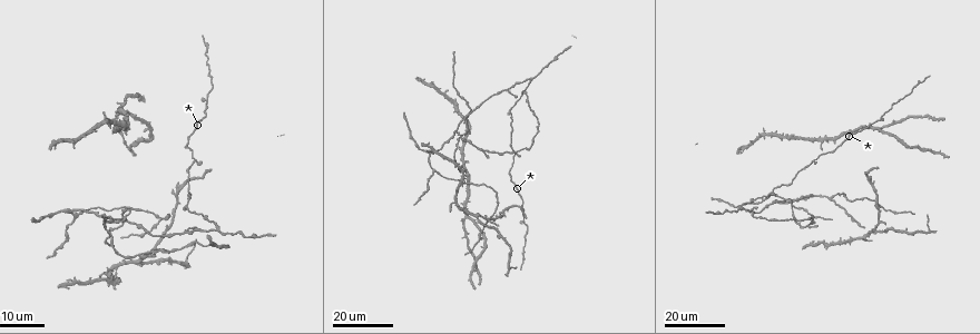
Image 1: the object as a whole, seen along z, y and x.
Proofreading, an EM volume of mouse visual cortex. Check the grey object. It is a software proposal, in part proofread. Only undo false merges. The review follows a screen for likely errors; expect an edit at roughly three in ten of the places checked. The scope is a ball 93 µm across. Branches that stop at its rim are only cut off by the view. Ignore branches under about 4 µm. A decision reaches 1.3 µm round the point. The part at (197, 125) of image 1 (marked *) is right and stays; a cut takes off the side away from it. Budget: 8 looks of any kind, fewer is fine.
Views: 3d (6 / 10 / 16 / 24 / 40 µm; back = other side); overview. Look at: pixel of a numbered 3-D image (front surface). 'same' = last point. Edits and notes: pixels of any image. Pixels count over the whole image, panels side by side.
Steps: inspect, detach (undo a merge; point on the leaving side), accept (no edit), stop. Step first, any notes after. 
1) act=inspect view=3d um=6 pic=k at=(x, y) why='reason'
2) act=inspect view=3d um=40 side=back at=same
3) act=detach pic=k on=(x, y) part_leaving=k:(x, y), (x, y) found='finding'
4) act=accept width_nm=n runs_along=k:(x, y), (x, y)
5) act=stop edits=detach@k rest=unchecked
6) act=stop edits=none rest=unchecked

act=inspect view=3d um=24 pic=1 at=(522, 222) why='four-way junction'

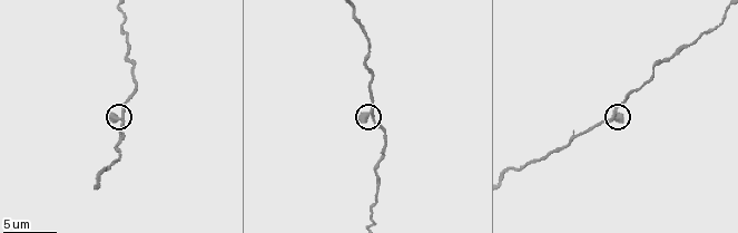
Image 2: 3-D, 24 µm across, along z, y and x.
act=inspect view=3d um=10 pic=2 at=(368, 116)

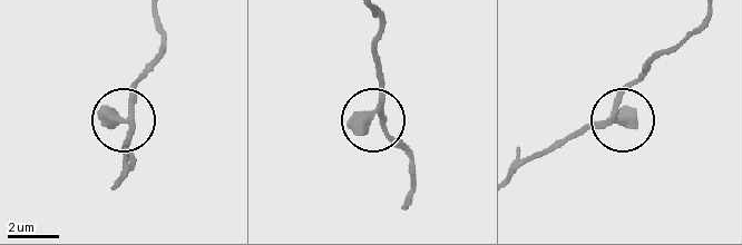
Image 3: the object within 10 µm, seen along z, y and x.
act=accept arms=4 runs_along=3:(374, 13), (381, 97), (374, 114), (411, 153) found='all the same neuron'

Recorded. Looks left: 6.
act=inspect view=3d um=24 pic=1 at=(869, 181) why='four arms meet'

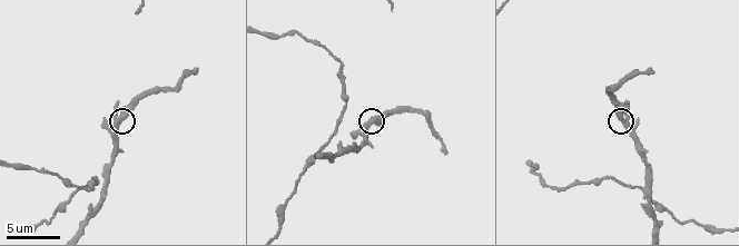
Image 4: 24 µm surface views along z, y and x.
act=inspect view=3d um=6 pic=4 at=(379, 118)

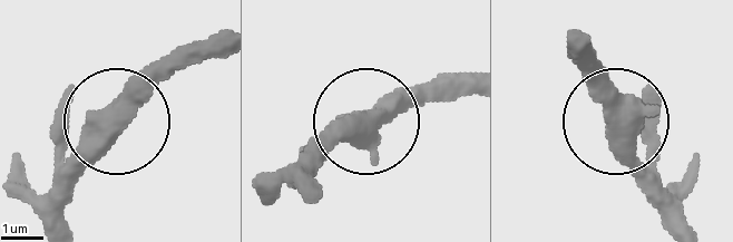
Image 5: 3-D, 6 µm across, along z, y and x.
act=accept width_nm=430 found='continuous, no second neuron'

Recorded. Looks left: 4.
act=inspect view=3d um=16 pic=1 at=(74, 141)

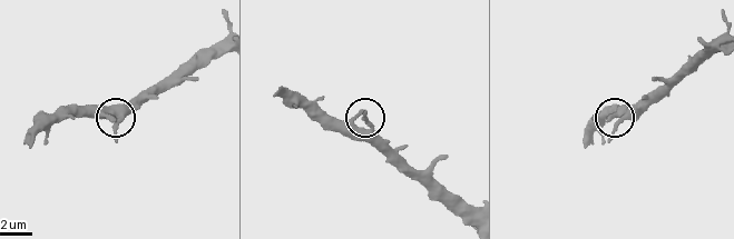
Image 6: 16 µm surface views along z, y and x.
act=inspect view=3d um=10 pic=6 at=(617, 121)

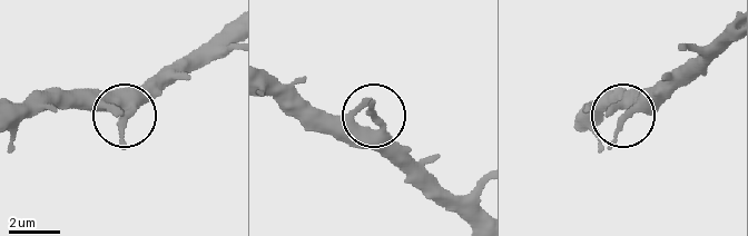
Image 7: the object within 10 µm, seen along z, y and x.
act=accept width_nm=280 found='one neuron here'

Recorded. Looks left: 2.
act=inspect view=3d um=24 pic=1 at=(218, 229) why='small branch off a trunk'

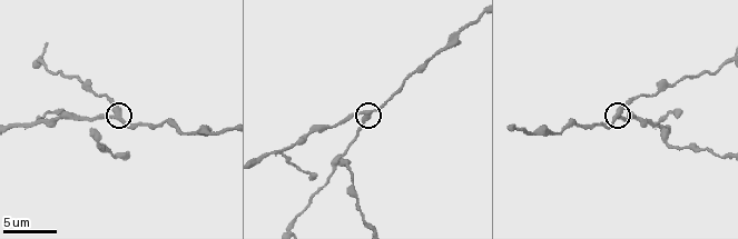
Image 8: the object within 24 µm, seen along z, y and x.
act=inspect view=3d um=10 pic=8 at=(360, 111)

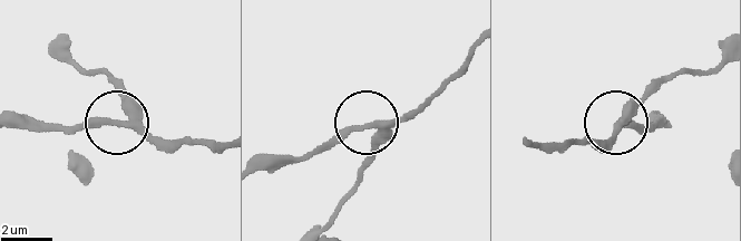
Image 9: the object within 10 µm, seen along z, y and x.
act=accept arms=3 runs_along=9:(56, 48), (105, 75), (118, 123), (139, 124), (169, 152) found='continuous, no second neuron'

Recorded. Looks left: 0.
act=stop edits=none rest=unchecked

